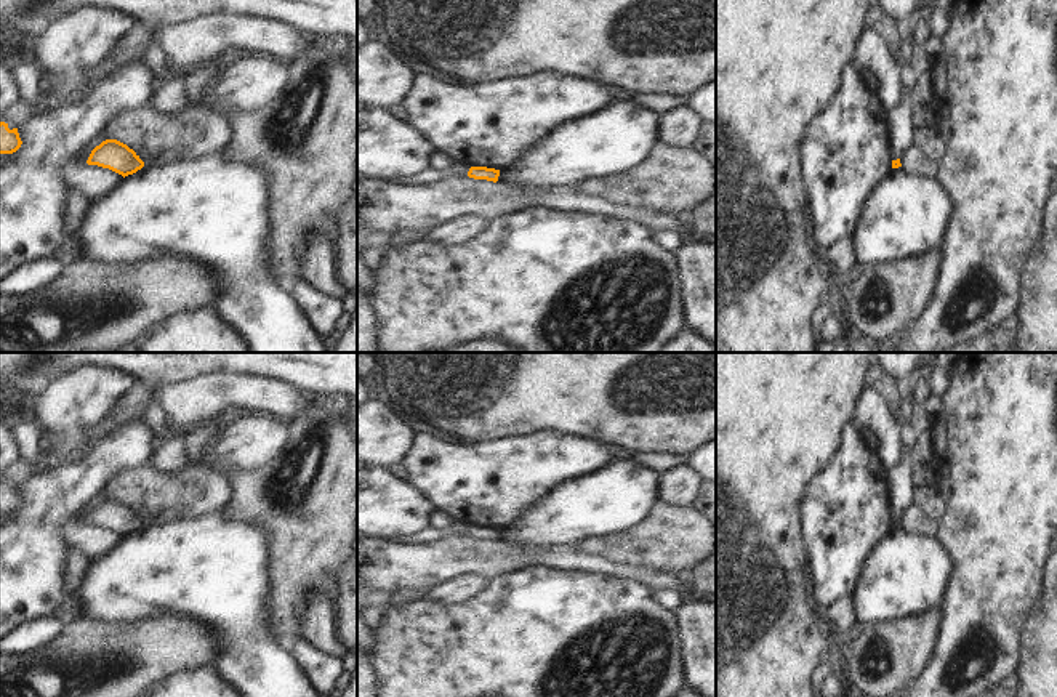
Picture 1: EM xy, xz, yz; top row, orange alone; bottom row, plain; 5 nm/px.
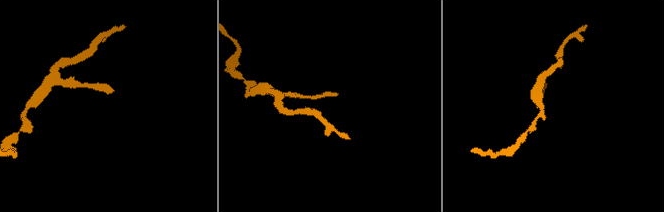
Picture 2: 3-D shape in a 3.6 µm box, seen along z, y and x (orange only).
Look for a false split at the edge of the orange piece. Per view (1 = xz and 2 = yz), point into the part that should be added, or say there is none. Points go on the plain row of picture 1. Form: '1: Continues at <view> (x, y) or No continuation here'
1: No continuation here
2: No continuation here.

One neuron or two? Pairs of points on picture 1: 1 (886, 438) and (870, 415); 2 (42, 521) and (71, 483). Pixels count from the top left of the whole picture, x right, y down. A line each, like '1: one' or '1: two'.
1: one
2: one

